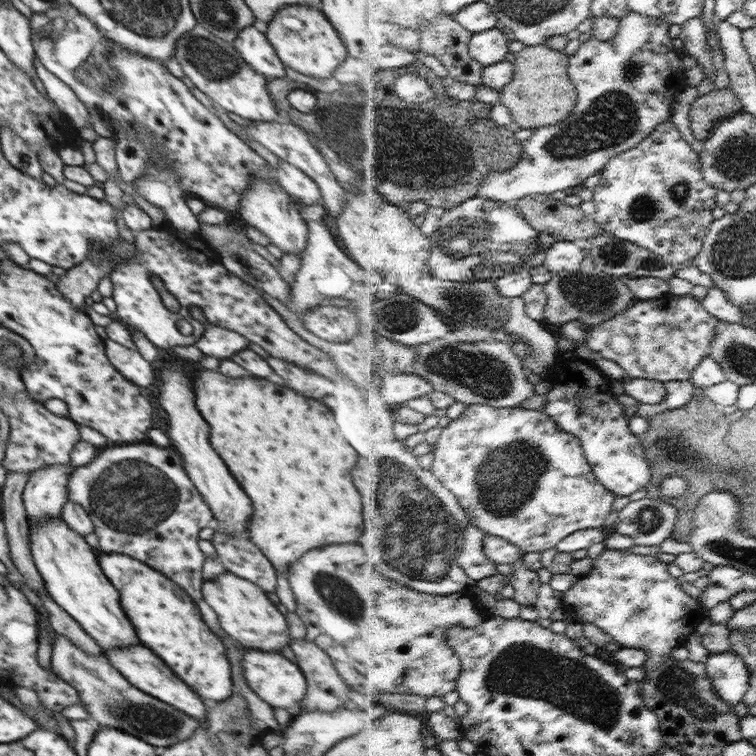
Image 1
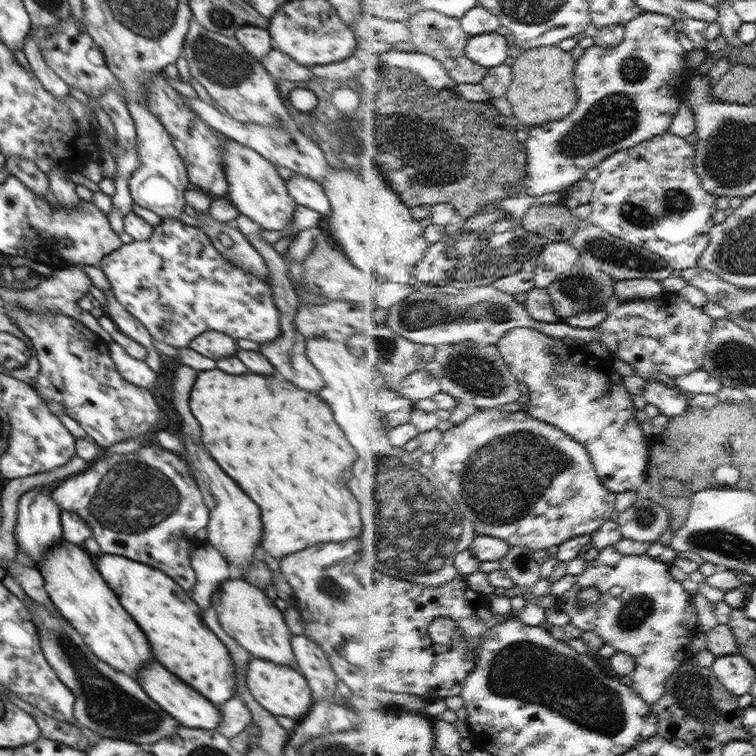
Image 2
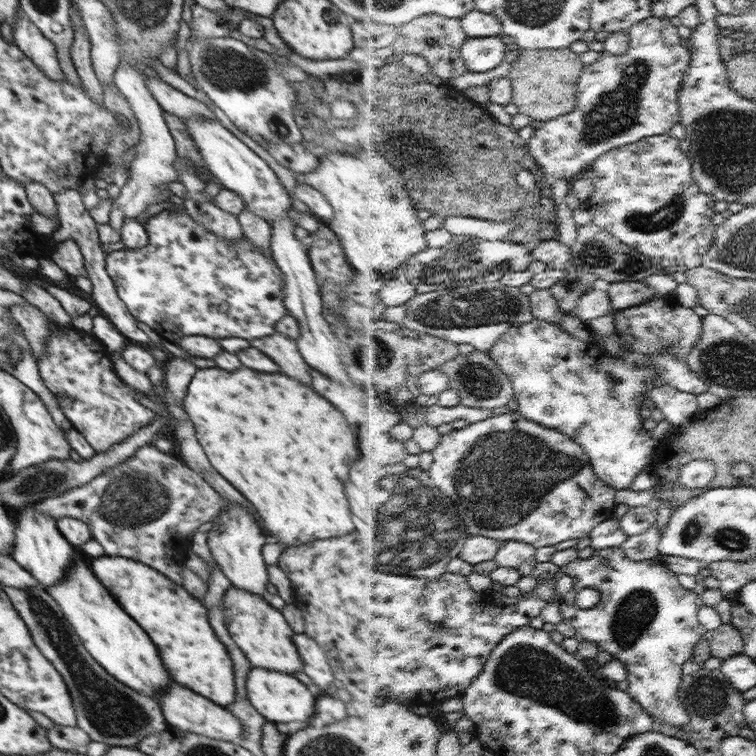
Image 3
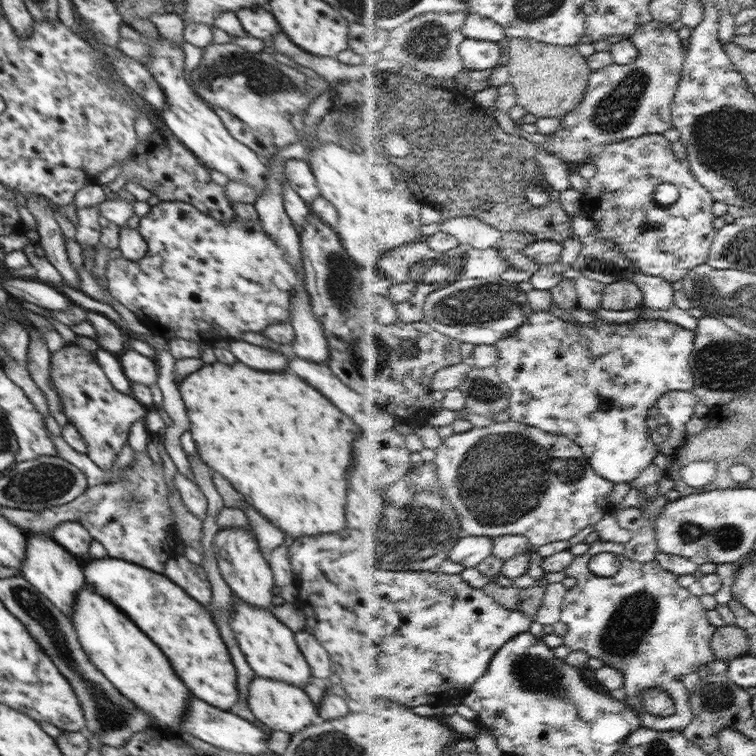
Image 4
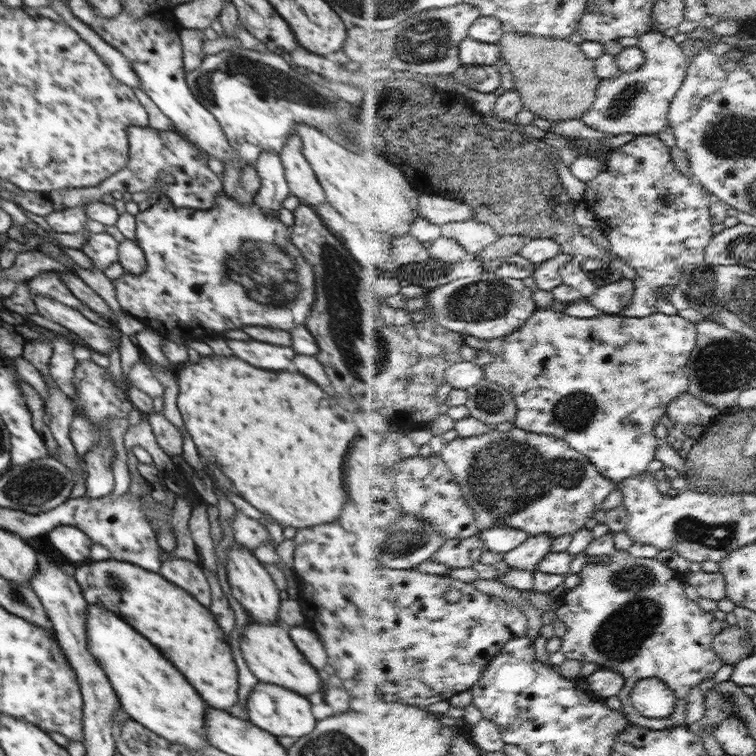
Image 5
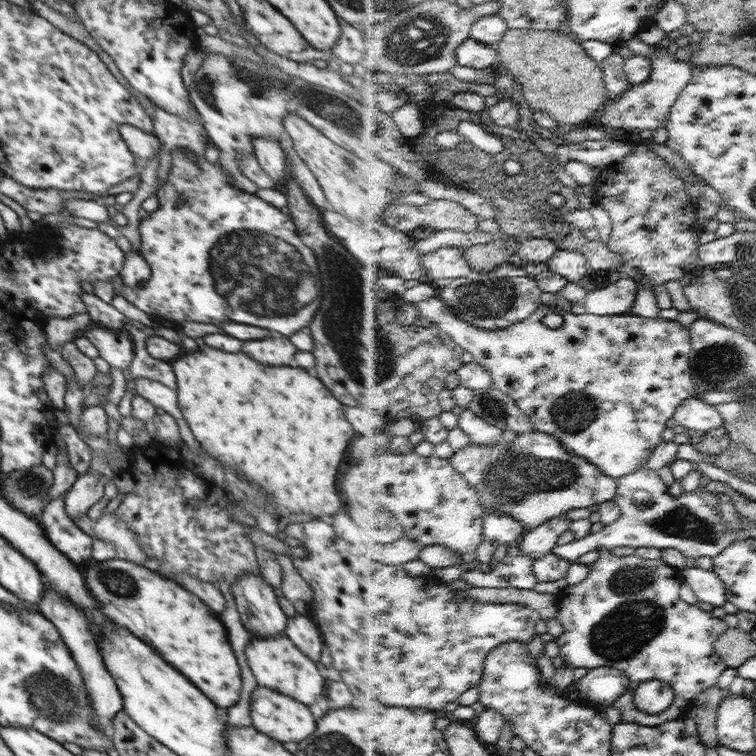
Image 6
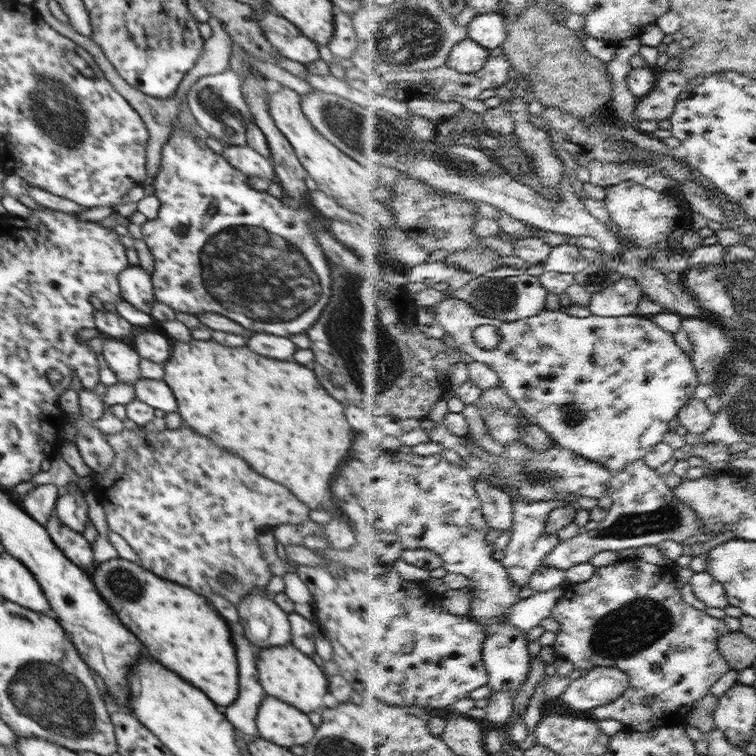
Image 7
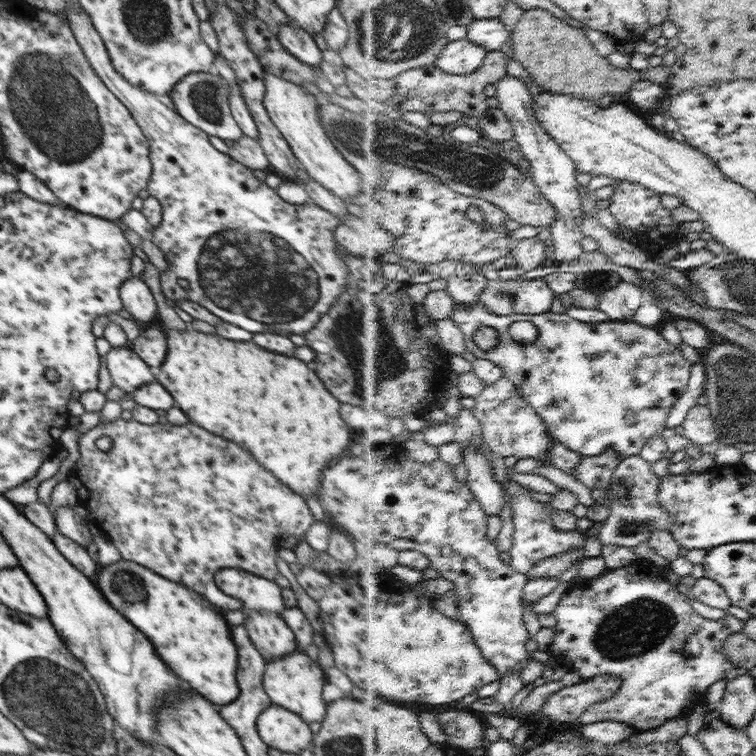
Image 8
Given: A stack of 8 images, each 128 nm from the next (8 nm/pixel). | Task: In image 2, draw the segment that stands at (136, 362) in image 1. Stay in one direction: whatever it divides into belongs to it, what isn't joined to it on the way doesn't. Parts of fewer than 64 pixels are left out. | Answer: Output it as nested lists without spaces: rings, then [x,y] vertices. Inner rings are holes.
[[[109,341],[110,359],[116,366],[116,371],[131,384],[135,386],[149,389],[153,387],[157,379],[157,373],[153,372],[145,361],[135,360],[131,358],[122,348],[122,345]]]

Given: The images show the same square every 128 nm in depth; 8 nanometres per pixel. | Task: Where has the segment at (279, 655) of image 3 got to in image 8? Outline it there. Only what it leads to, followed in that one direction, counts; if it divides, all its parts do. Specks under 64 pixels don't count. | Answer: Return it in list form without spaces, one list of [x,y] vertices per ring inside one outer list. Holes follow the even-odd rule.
[[[295,651],[284,658],[266,662],[264,670],[264,690],[273,704],[295,712],[304,722],[322,722],[326,716],[328,697],[322,692],[325,673],[319,664],[305,652]]]

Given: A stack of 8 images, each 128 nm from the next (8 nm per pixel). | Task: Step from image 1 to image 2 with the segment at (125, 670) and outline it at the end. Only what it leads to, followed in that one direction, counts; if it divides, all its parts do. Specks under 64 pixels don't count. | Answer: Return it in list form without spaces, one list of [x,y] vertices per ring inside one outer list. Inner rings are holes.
[[[152,662],[146,668],[142,668],[142,672],[136,676],[136,681],[140,683],[144,692],[156,704],[160,705],[162,710],[165,710],[176,722],[182,724],[183,727],[204,730],[215,730],[218,728],[218,724],[220,724],[220,711],[218,711],[218,706],[210,702],[205,696],[198,694],[196,690],[192,690],[190,686],[186,686],[182,680],[178,680],[174,674],[170,674],[158,662]]]

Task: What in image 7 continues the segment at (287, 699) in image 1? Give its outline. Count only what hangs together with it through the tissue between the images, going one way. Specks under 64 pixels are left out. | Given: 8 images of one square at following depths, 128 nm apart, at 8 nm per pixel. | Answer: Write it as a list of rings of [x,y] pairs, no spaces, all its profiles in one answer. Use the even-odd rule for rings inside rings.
[[[264,694],[255,723],[260,737],[287,749],[310,742],[316,730],[308,714],[268,694]]]

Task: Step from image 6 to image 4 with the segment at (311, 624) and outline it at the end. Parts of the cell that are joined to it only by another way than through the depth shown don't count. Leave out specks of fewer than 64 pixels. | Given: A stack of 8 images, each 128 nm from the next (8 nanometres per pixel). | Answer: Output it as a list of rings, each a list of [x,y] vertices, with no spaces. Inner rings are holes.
[[[306,629],[295,634],[295,641],[306,662],[310,665],[313,676],[323,679],[330,676],[330,680],[332,680],[334,674],[330,674],[332,668],[330,668],[331,662],[327,649],[316,641],[316,638],[308,633]]]

